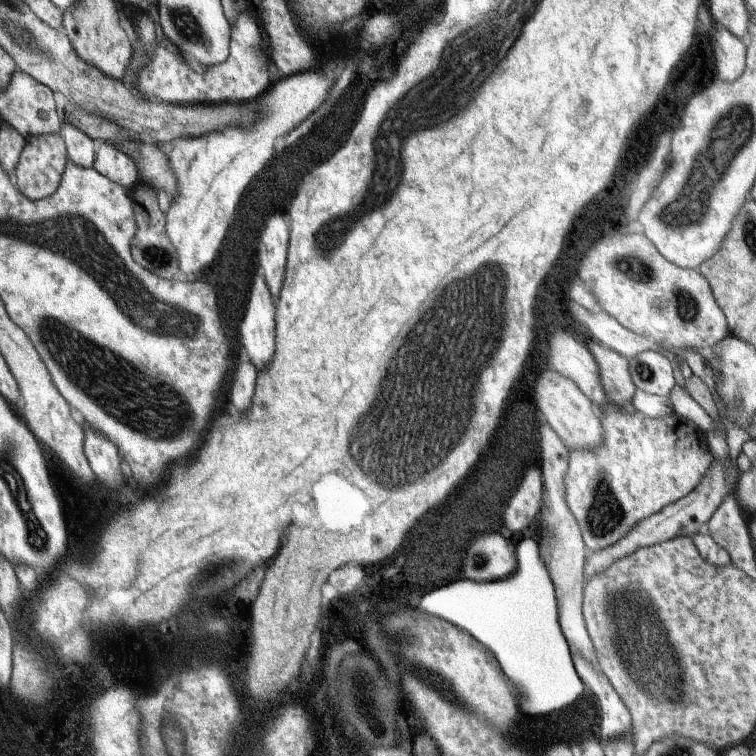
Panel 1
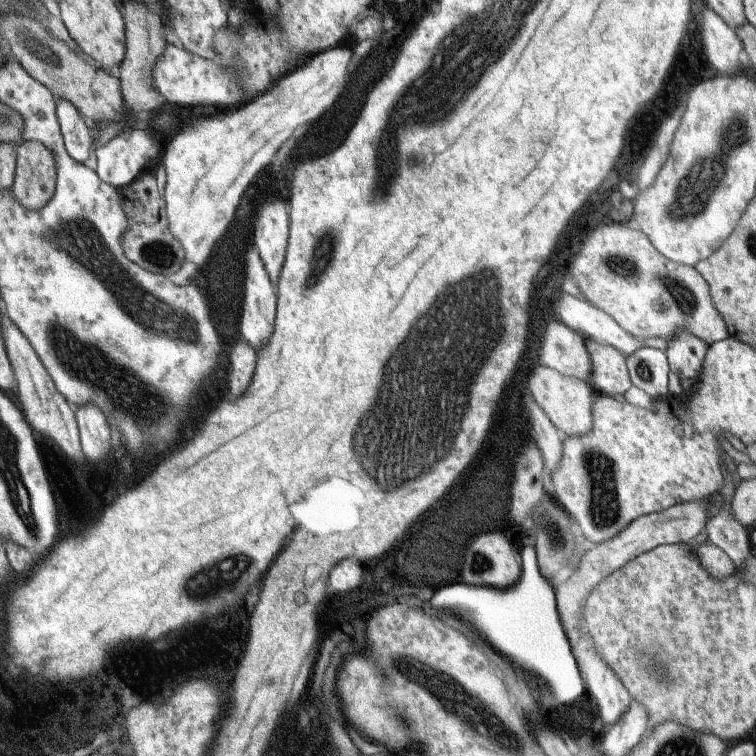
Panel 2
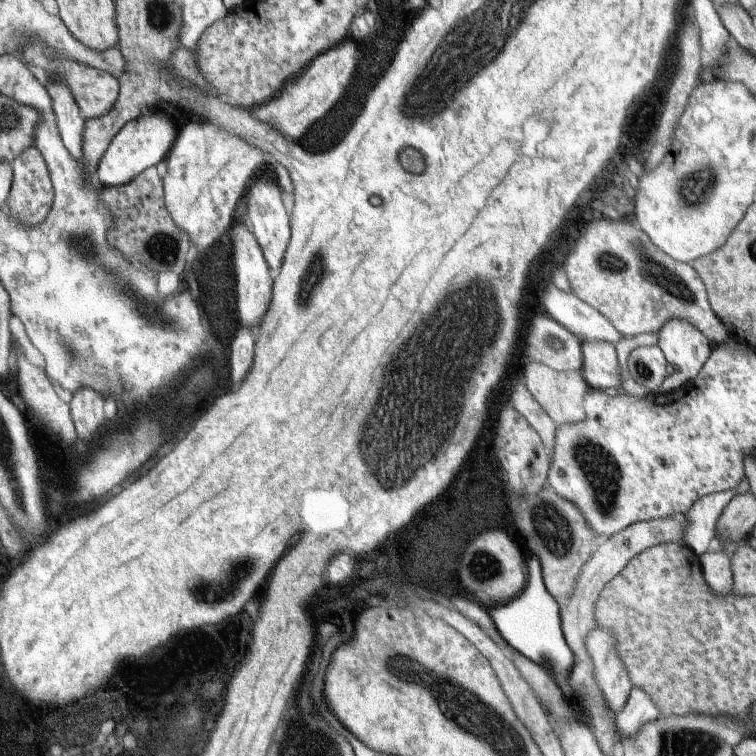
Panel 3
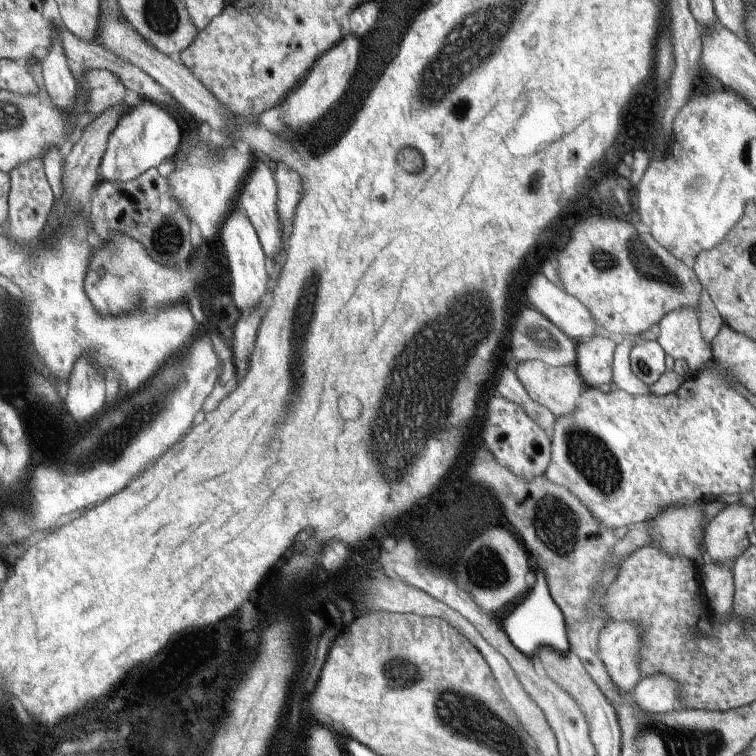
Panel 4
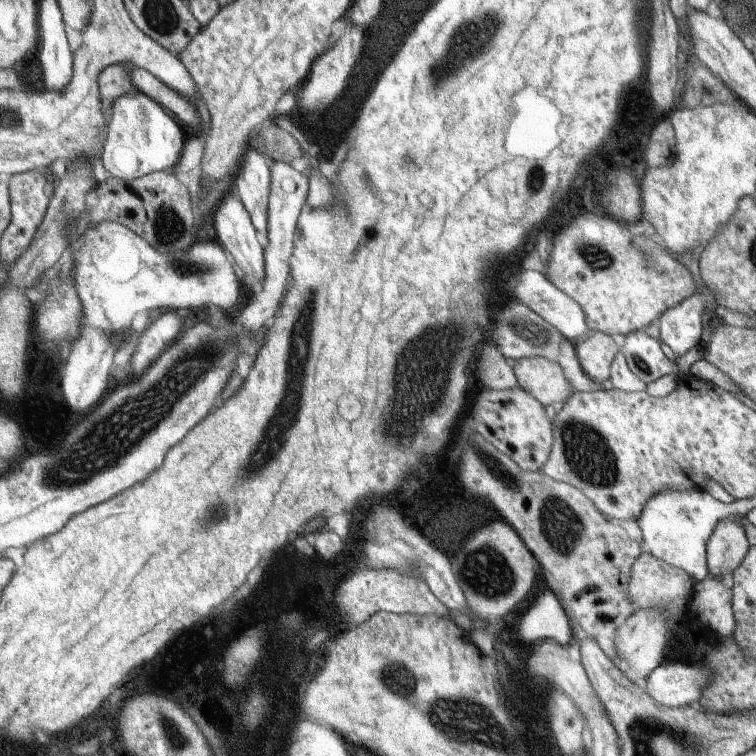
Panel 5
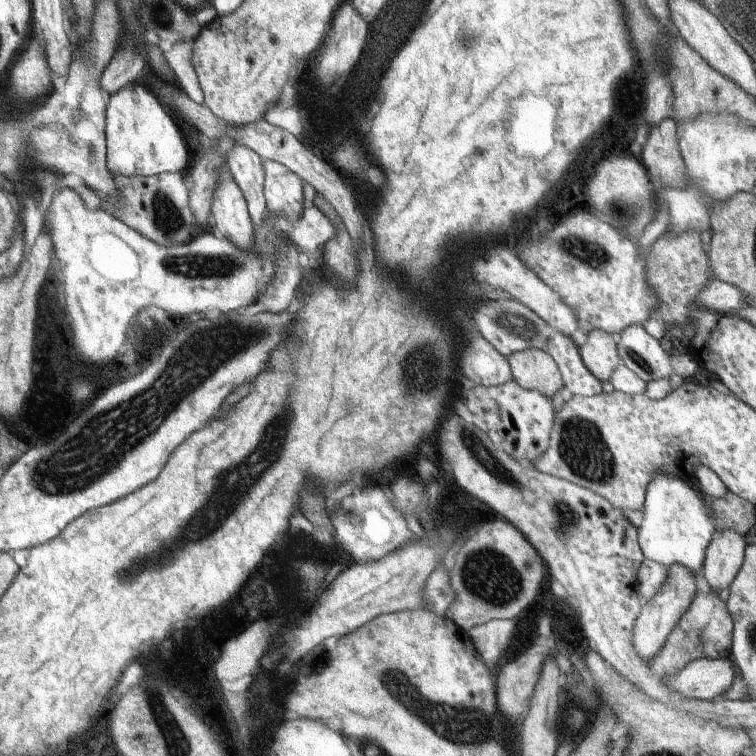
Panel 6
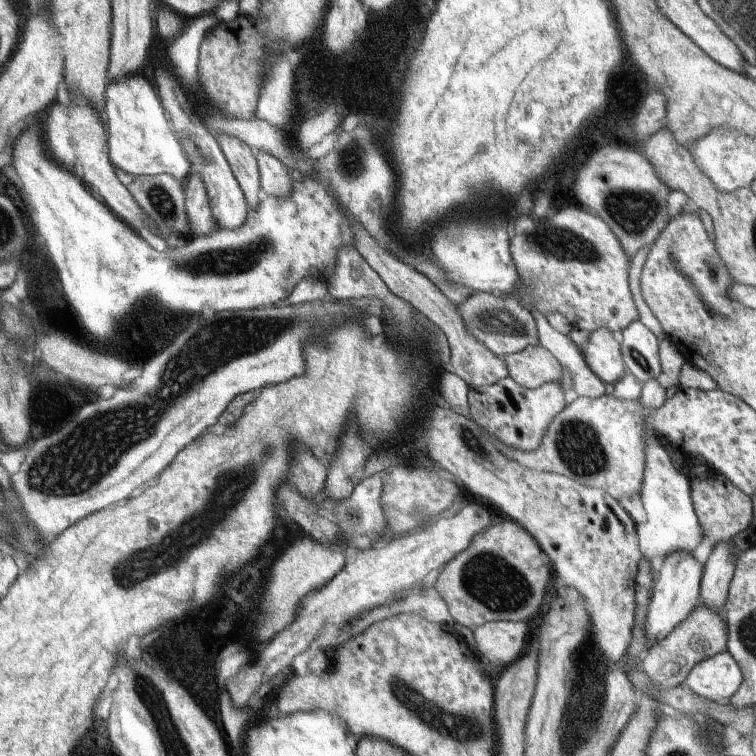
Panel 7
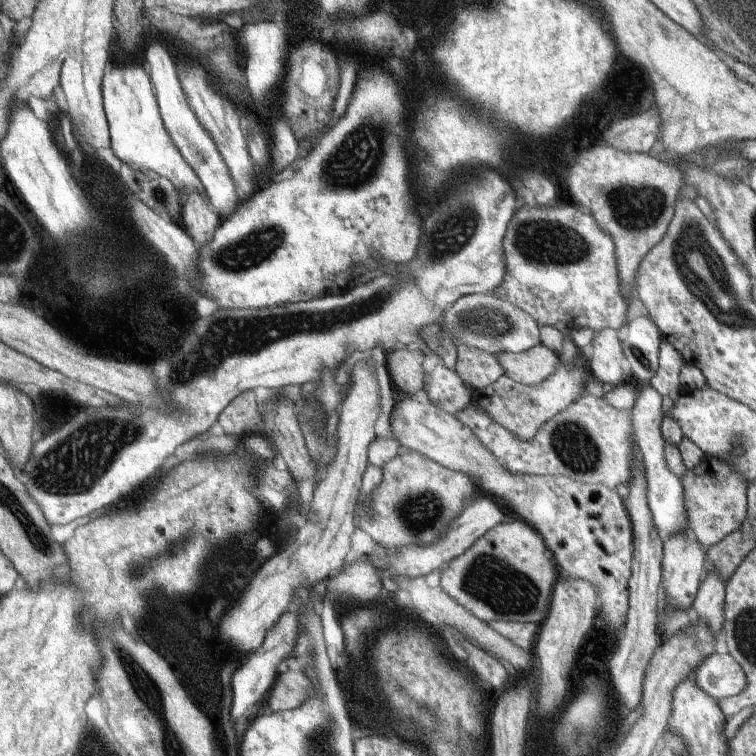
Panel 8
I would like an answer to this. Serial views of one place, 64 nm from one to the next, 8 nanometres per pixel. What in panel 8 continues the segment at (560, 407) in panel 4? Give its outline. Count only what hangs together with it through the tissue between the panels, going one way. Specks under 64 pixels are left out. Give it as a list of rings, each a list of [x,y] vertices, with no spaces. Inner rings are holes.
[[[541,344],[519,352],[499,352],[495,360],[509,380],[527,386],[545,380],[558,362],[557,356]]]

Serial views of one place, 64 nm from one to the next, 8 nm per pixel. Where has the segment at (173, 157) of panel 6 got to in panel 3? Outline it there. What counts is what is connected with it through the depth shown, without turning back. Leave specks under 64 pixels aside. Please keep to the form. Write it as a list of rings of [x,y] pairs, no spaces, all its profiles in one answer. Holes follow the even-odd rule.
[[[159,112],[142,113],[135,120],[121,126],[95,166],[95,181],[101,186],[117,186],[133,180],[142,170],[155,166],[169,154],[179,129]]]

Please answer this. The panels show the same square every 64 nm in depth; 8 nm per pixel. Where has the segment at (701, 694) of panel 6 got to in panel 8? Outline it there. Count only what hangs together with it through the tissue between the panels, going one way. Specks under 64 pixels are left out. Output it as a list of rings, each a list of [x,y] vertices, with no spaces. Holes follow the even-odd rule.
[[[712,653],[697,665],[693,682],[715,701],[739,694],[747,680],[740,664],[729,653]]]

